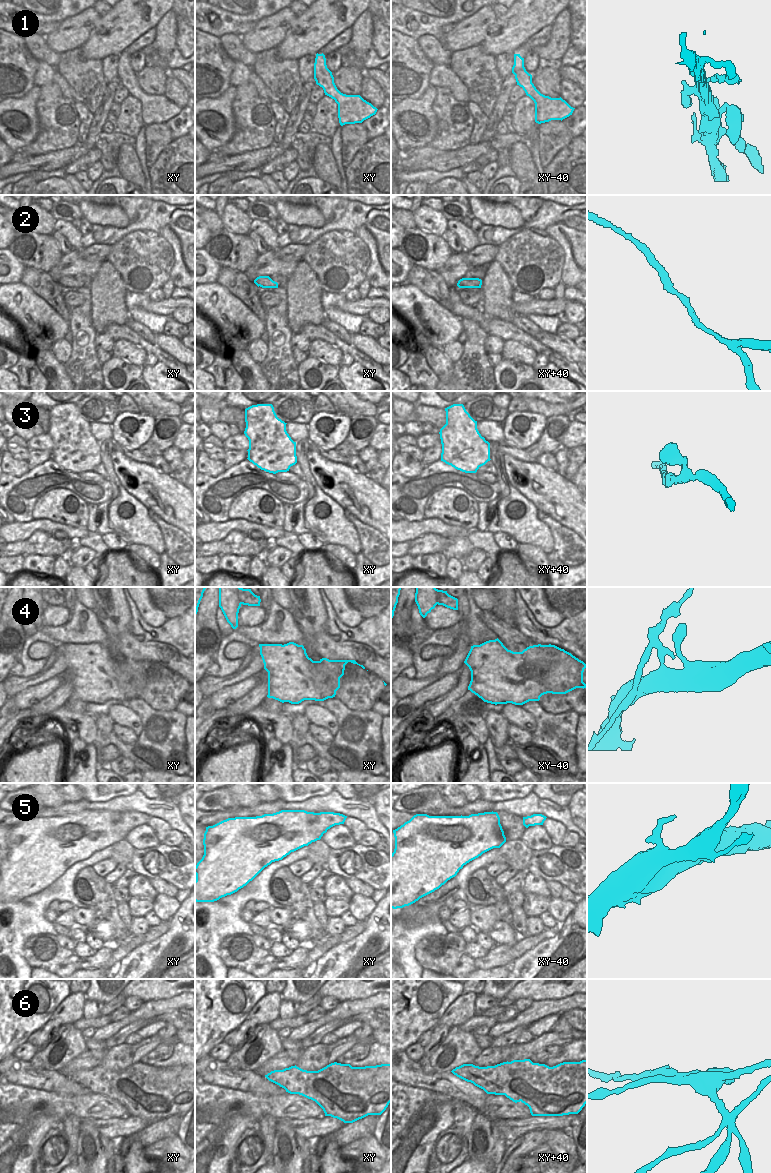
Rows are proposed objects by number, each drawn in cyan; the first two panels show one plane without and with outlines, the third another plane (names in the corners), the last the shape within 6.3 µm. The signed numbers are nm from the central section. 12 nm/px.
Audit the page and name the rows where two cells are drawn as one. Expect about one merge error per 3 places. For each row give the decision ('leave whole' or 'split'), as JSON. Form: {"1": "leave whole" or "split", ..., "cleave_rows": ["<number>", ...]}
{"1": "split", "2": "leave whole", "3": "leave whole", "4": "split", "5": "leave whole", "6": "split", "cleave_rows": ["1", "4", "6"]}

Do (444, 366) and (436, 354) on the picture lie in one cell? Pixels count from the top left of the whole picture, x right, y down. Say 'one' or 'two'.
one

